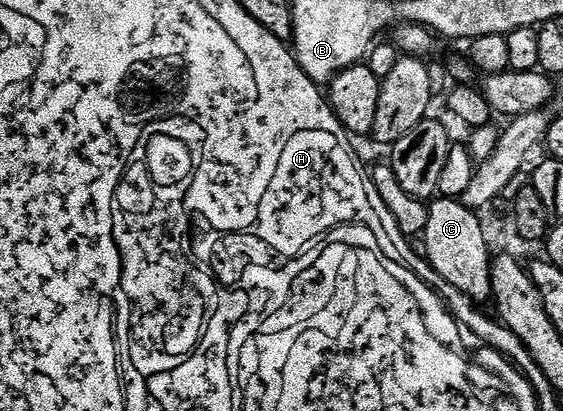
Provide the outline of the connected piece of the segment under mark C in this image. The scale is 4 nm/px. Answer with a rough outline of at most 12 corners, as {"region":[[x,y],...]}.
{"region":[[458,198],[429,205],[424,233],[436,274],[489,301],[484,220]]}

